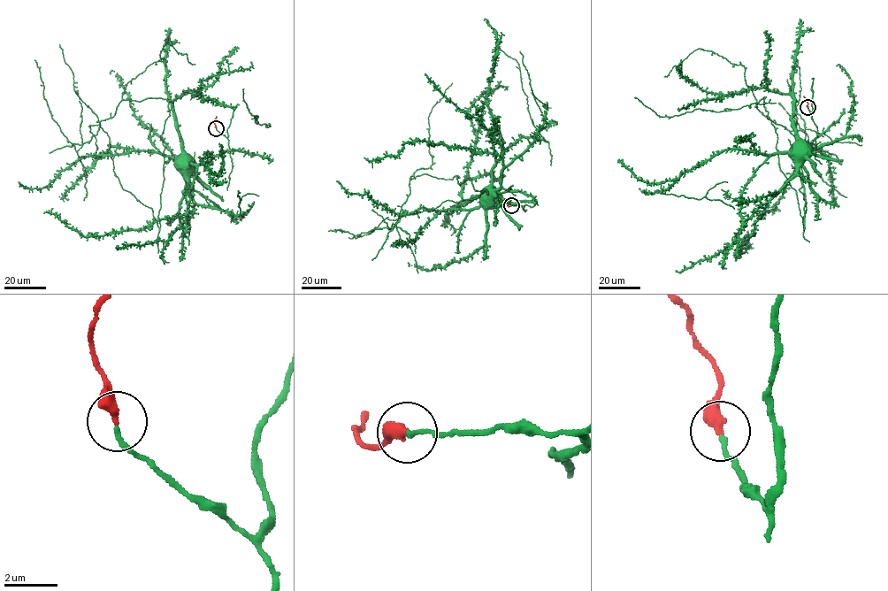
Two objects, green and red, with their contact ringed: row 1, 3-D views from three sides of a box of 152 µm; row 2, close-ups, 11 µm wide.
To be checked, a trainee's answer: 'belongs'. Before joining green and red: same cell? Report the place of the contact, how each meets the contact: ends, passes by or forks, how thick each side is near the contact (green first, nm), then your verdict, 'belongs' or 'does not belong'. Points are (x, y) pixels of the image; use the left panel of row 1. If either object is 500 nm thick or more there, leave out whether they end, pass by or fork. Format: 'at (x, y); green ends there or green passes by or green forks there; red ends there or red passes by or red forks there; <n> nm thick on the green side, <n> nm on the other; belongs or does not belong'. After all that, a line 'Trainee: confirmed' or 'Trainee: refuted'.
at (216, 128); green ends there; red ends there; 180 nm thick on the green side, 400 nm on the other; belongs
Trainee: confirmed

